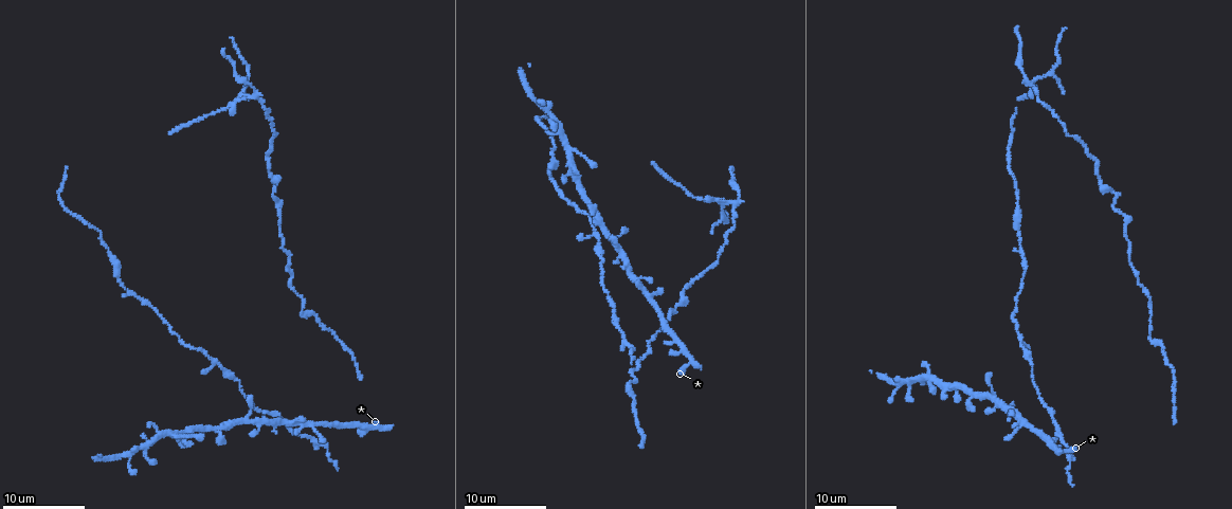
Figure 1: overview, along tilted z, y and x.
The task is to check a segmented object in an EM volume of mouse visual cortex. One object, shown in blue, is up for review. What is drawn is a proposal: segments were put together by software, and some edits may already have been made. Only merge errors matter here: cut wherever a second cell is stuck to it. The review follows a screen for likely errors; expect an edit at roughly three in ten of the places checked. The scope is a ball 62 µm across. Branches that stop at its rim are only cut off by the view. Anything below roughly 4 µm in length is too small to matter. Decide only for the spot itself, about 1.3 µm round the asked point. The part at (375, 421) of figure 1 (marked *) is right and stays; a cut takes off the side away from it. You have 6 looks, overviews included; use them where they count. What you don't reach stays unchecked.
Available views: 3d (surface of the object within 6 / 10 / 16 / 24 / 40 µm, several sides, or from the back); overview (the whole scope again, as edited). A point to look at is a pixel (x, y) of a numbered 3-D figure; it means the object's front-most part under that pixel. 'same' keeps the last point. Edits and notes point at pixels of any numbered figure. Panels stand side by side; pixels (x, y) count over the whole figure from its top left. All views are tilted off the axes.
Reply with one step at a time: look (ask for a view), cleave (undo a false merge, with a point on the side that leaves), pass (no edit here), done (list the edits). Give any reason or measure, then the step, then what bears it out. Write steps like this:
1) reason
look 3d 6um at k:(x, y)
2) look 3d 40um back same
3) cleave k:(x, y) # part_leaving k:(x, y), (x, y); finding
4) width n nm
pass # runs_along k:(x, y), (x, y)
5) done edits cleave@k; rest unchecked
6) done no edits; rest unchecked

thick turns thin
look 3d 10um at 1:(303, 314)

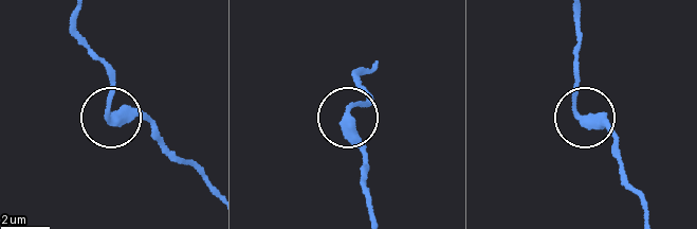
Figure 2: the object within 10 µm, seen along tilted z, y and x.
width 370 nm
pass # all the same cell

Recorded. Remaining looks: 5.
three arms meet
look 3d 10um at 1:(262, 422)

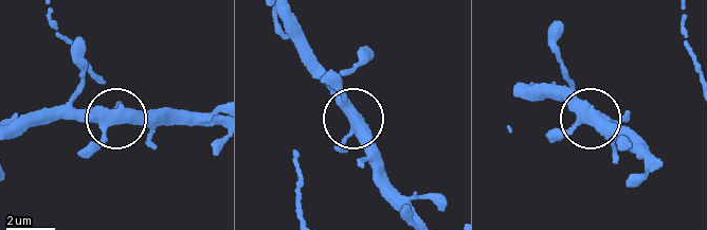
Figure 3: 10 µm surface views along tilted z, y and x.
side_arm 30 um
pass # runs_along 3:(216, 125), (59, 119); one cell here

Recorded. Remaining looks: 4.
calibre changes
look 3d 10um at 1:(608, 295)

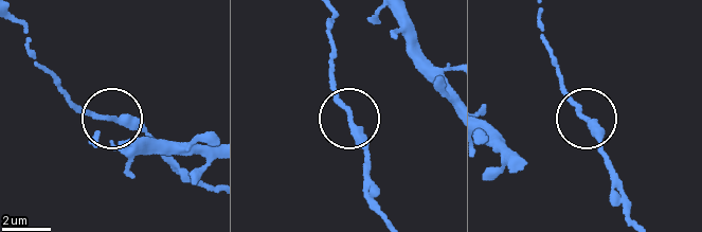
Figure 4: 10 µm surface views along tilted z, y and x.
pass # one cell here

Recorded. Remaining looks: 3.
done no edits; rest unchecked

